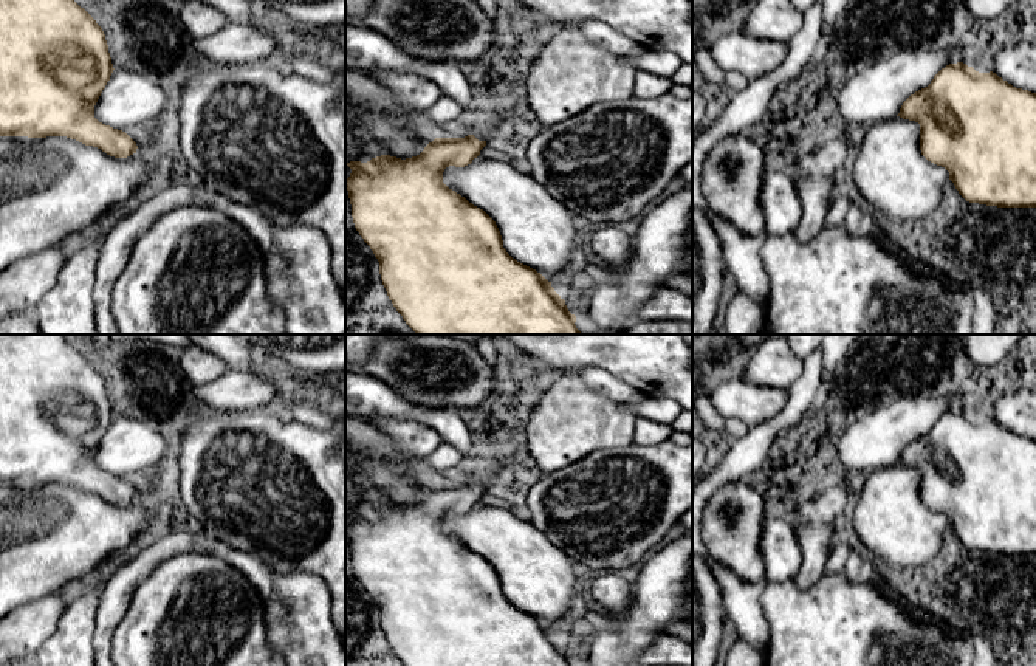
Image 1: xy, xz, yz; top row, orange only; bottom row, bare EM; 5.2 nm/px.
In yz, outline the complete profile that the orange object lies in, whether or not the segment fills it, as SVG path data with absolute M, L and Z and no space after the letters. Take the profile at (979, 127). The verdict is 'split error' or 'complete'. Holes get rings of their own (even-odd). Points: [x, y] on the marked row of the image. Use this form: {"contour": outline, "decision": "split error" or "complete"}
{"contour": "M957 62L911 94L897 116L920 124L921 155L949 172L966 201L1036 208L1036 93L1016 88L993 71L979 73Z", "decision": "complete"}

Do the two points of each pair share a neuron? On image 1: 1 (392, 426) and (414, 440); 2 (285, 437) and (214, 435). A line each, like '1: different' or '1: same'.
1: same
2: same

